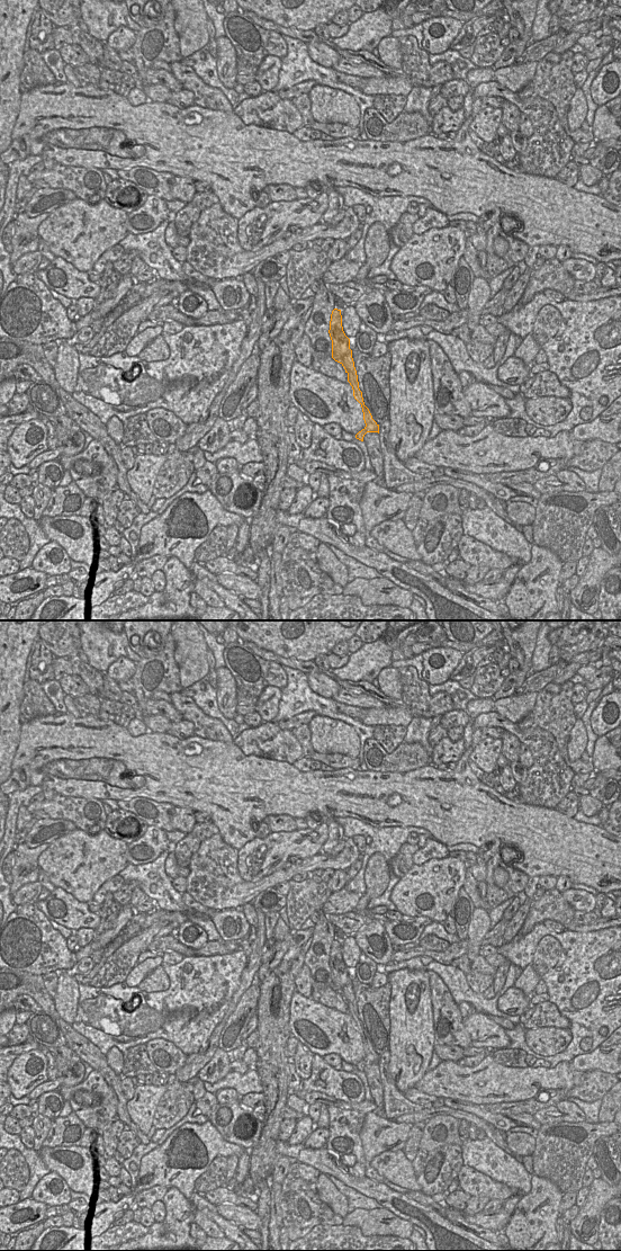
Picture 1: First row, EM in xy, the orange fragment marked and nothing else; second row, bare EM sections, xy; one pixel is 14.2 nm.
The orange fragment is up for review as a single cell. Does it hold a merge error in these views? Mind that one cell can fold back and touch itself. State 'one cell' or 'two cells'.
two cells

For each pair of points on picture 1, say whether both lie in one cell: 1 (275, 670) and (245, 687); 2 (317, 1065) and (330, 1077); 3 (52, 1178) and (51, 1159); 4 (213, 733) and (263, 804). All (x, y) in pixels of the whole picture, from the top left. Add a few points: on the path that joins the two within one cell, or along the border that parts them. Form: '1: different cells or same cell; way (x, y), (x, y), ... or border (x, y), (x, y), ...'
1: same cell; way (268, 673), (252, 682)
2: same cell; way (322, 1066), (326, 1068), (326, 1072)
3: different cells; border (51, 1171), (54, 1171), (70, 1189)
4: different cells; border (194, 734), (200, 738), (232, 743)

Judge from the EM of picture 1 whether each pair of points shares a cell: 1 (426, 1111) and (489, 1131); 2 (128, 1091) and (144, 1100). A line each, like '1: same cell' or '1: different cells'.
1: same cell
2: different cells

